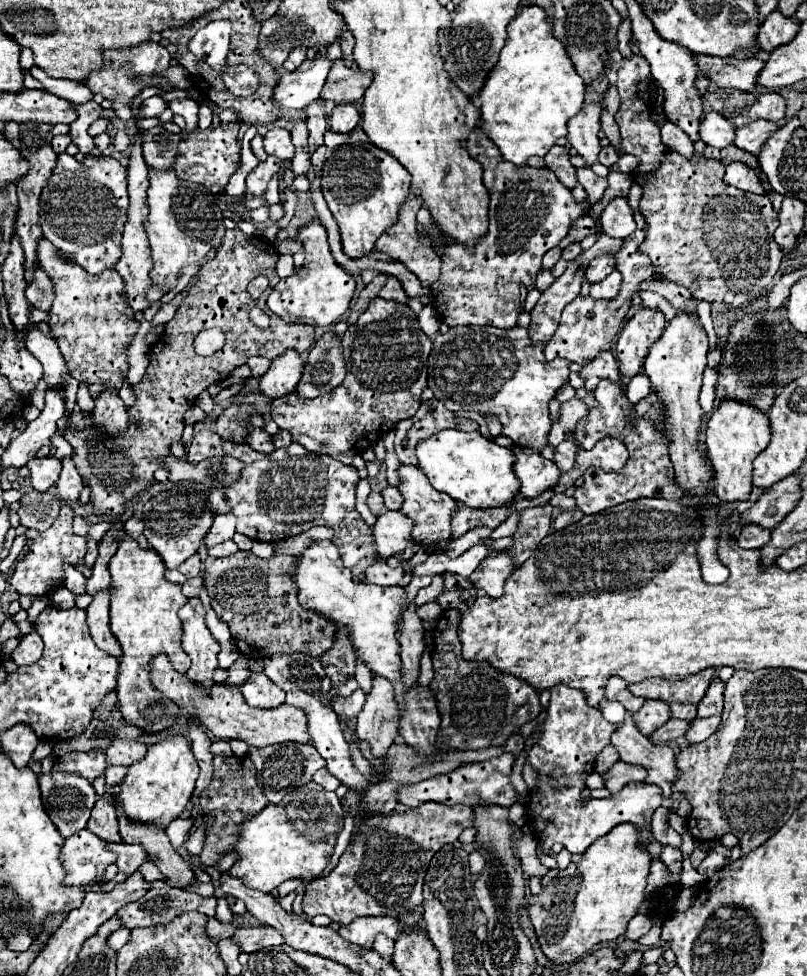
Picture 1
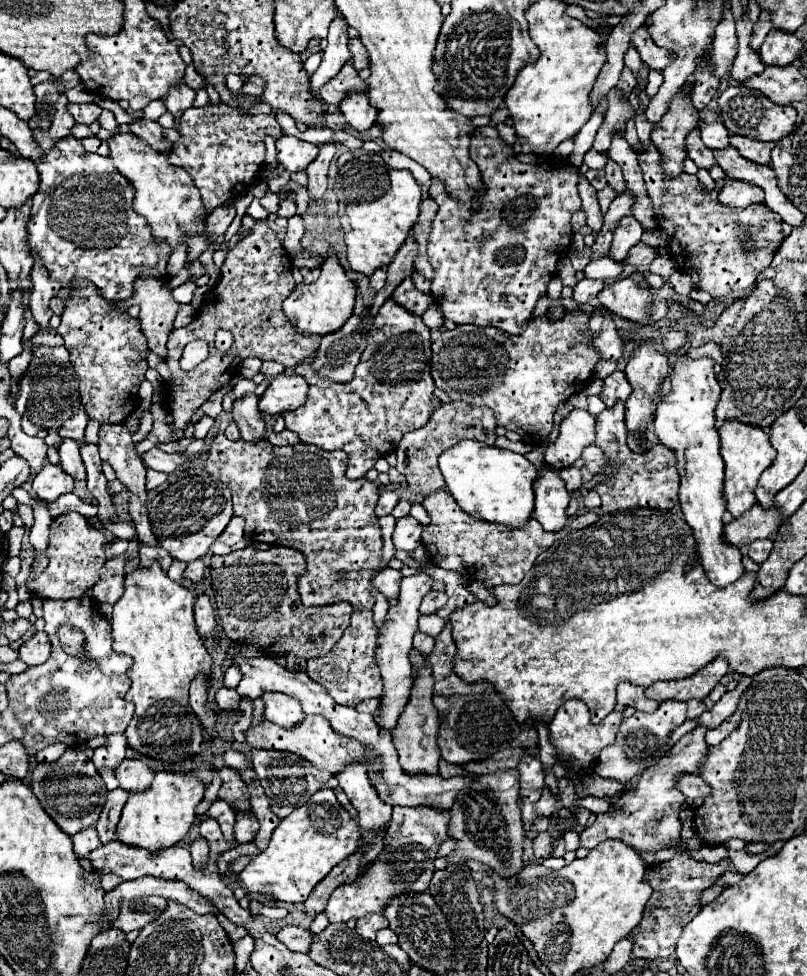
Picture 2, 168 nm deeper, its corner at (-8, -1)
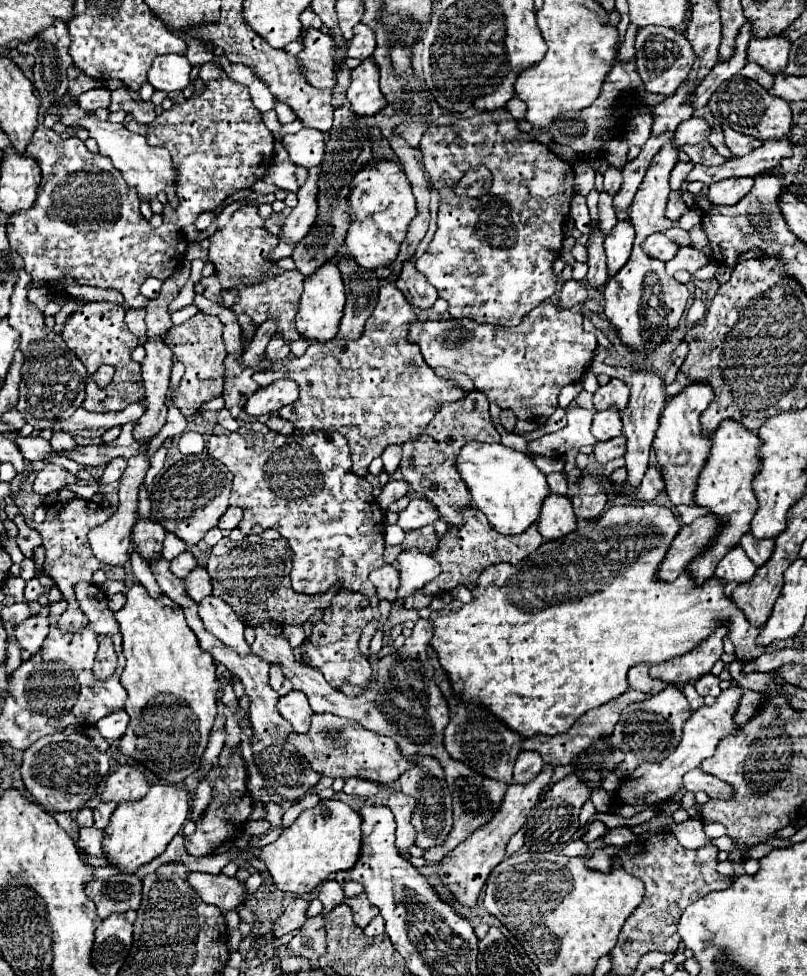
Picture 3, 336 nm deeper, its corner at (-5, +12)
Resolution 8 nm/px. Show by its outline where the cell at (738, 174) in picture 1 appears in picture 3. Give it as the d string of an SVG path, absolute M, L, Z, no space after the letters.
M728 178L708 188L708 200L714 206L732 206L738 204L740 198L750 192L752 186L754 178Z

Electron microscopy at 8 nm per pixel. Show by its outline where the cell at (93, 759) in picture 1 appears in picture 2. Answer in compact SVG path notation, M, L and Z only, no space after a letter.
M109 735L105 745L95 749L93 763L97 769L101 767L117 767L125 759L125 749L127 749L127 739L123 735Z

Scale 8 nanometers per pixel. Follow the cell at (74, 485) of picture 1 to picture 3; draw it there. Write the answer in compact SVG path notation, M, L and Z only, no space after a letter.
M60 432L52 434L50 444L52 444L52 448L56 452L60 452L60 450L72 450L76 446L76 442L74 442L74 438L70 434L60 434Z

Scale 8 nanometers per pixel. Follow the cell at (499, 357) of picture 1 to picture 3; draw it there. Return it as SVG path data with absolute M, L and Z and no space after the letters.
M544 302L536 306L522 318L522 322L514 328L500 328L492 324L478 324L468 318L452 318L442 322L432 320L416 320L412 324L412 332L408 332L408 342L416 342L422 350L422 356L432 368L450 368L454 372L468 374L476 388L486 394L490 402L496 402L504 410L512 410L518 420L532 420L538 416L552 416L558 406L560 390L566 384L578 382L582 374L588 370L594 350L598 346L596 336L586 332L582 326L582 306L574 306L568 310L558 310L556 304Z

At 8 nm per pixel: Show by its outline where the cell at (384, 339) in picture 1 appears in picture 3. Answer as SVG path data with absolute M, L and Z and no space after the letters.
M388 282L380 288L380 298L370 314L362 336L354 342L344 340L330 340L328 344L314 342L308 346L306 354L300 358L290 360L282 370L286 372L284 378L294 380L300 388L300 396L294 404L280 410L280 416L290 420L300 434L310 434L318 430L336 430L346 436L352 456L352 470L358 476L368 474L368 466L374 458L382 456L388 444L402 446L422 434L422 428L430 424L434 414L446 402L458 402L466 396L466 390L458 386L454 380L444 380L434 374L434 370L424 362L420 348L408 342L410 324L416 320L412 306L406 302L404 294Z

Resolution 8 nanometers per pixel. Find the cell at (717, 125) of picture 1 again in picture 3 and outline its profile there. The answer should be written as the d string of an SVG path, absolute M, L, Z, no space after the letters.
M690 118L686 122L682 122L682 126L678 126L678 130L674 132L674 146L682 148L686 144L696 144L696 142L704 142L710 134L710 126L700 120L700 118Z

